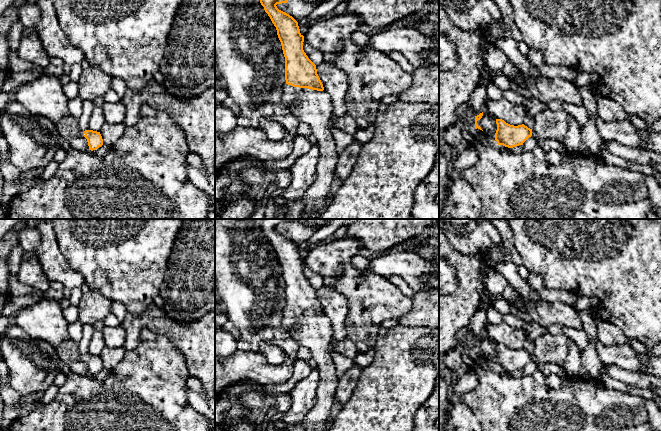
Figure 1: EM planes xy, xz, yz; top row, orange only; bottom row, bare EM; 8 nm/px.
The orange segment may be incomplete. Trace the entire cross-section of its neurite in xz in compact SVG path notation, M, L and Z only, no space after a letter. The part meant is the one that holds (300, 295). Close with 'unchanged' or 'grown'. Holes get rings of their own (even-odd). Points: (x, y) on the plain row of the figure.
M261 219L260 227L276 251L278 262L285 281L285 304L282 325L290 337L300 346L307 348L316 362L319 371L319 384L316 390L316 403L303 420L304 431L323 431L330 418L333 398L338 386L336 368L331 355L330 343L333 328L330 319L324 314L317 298L316 289L303 274L304 260L300 257L298 246L289 238L279 234L277 228L287 227L295 219Z | grown

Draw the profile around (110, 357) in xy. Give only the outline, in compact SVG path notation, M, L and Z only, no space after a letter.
M105 346L100 354L103 363L103 369L110 372L123 359L126 349L122 346L119 348L110 348Z

